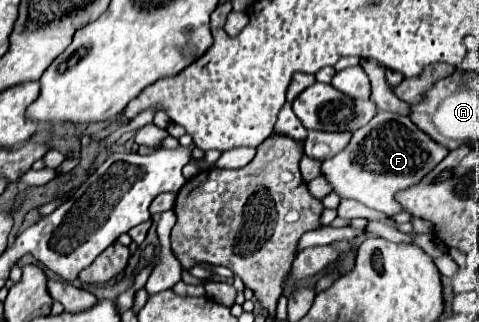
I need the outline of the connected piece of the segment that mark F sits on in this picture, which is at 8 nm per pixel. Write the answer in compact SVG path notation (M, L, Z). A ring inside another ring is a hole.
M380 111L370 125L352 133L350 143L338 155L322 161L320 173L342 199L354 199L390 217L402 211L394 201L394 193L416 185L422 175L426 175L446 155L446 149L442 149L442 145L434 145L430 137L422 135L406 115Z

